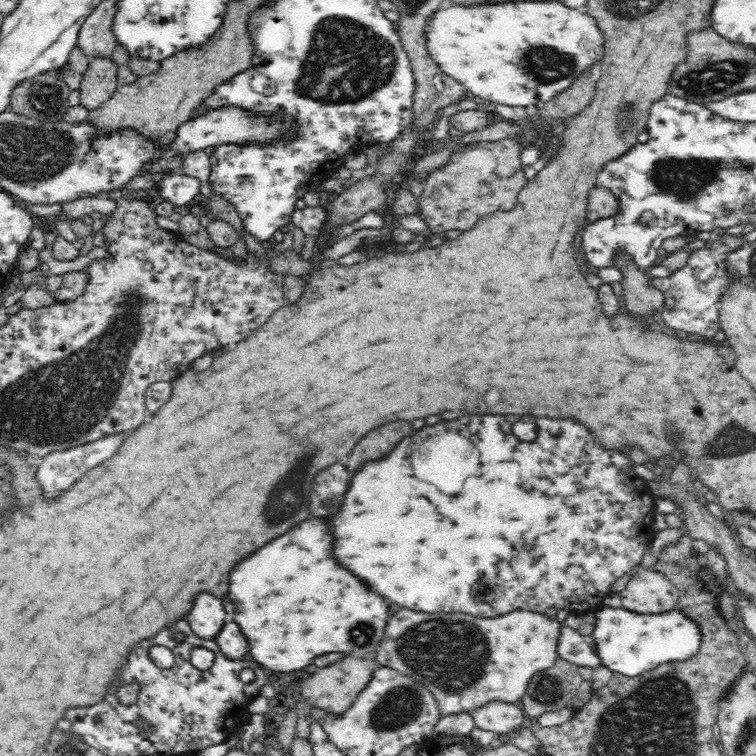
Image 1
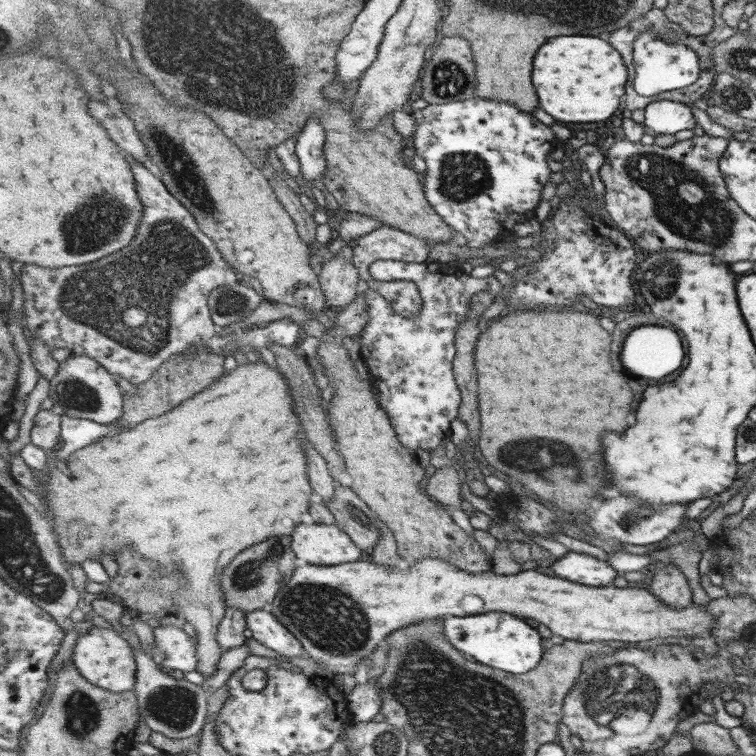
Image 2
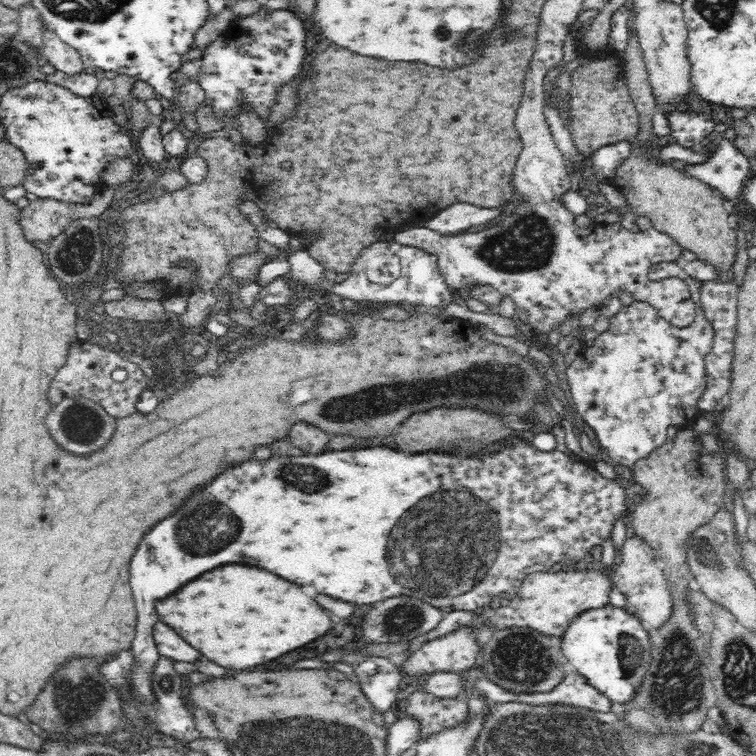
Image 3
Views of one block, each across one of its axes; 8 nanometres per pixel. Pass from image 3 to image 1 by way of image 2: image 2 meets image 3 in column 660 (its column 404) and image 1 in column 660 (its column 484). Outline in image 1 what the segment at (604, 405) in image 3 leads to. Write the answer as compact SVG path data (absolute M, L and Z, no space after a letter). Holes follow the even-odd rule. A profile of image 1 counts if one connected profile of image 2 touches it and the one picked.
M723 234L711 238L704 250L692 253L687 259L686 266L676 269L667 278L651 278L652 285L658 288L665 297L662 319L666 326L692 334L698 338L714 338L720 330L718 322L718 302L721 293L729 283L730 267L726 264L726 256L730 251L744 246L746 237Z

